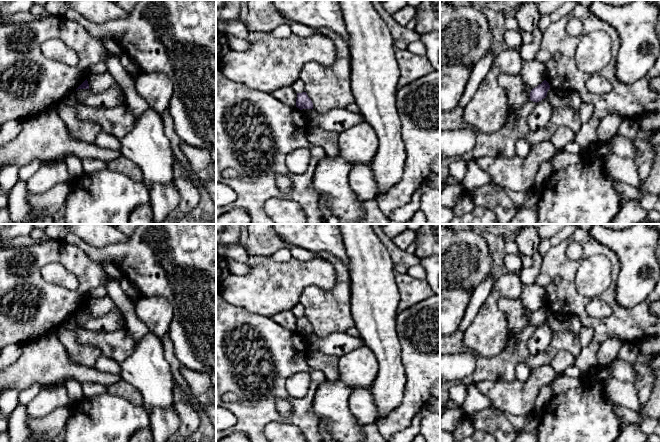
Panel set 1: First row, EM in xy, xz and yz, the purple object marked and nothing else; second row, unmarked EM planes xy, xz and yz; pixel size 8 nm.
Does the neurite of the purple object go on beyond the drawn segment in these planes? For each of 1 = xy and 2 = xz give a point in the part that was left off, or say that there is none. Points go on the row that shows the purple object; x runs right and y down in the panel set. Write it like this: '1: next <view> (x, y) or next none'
1: next none
2: next none

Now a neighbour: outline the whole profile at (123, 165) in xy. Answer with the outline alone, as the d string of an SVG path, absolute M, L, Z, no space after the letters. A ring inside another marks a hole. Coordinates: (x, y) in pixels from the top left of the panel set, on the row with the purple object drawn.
M123 156L107 162L106 166L107 169L111 171L120 172L126 175L132 181L139 182L139 183L142 182L142 172L138 167L138 165Z

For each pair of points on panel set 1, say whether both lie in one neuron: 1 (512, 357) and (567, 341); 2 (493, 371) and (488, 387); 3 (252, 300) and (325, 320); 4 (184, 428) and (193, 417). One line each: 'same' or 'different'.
1: same
2: different
3: different
4: same

